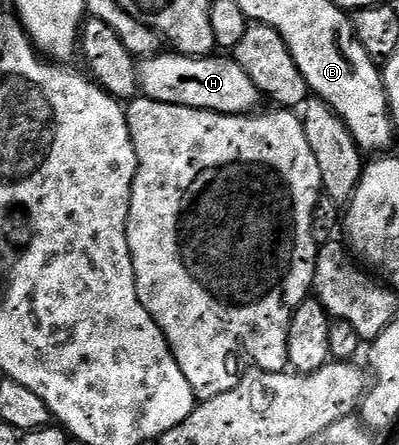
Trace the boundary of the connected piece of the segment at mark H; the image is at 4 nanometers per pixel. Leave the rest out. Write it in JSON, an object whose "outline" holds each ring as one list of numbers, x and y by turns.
{"outline":[[161,53,141,59,138,63,138,91,143,98,162,101,166,105,182,105,203,111,217,111,223,115,246,115,257,110,262,103,258,85,250,81,246,69,236,63,235,58,216,59,217,57,197,57,179,53]]}

